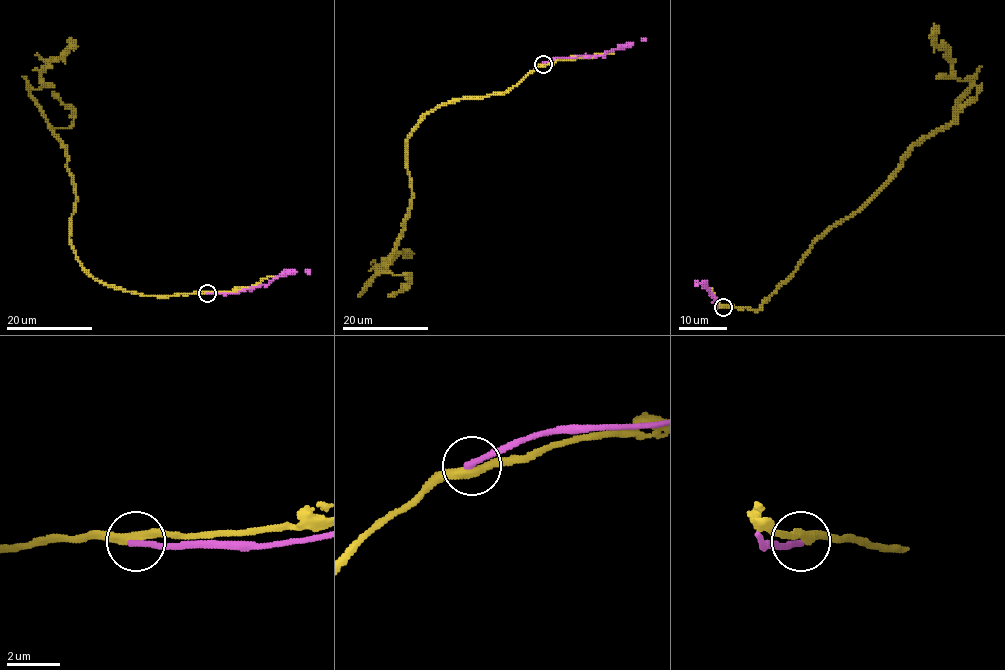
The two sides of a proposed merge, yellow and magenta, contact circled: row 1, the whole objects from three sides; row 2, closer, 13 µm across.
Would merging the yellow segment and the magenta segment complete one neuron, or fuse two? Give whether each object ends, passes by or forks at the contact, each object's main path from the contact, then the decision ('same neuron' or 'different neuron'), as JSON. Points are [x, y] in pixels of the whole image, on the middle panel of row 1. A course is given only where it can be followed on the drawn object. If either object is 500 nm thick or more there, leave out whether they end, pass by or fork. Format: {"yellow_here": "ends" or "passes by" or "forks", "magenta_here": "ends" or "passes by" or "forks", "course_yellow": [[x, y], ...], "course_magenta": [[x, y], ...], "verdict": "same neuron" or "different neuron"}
{"yellow_here": "passes by", "magenta_here": "ends", "course_yellow": [[543, 65], [504, 93], [430, 110], [413, 128], [406, 150], [409, 212], [388, 266], [366, 286], [406, 253]], "course_magenta": [[543, 64], [556, 58], [603, 56], [646, 38]], "verdict": "different neuron"}

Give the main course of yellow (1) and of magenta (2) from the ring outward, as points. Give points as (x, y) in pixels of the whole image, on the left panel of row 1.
1: (207, 293), (143, 296), (94, 279), (77, 259), (70, 231), (76, 191), (66, 150), (30, 93), (70, 38)
2: (207, 293), (232, 294), (267, 285), (283, 274), (310, 273)

